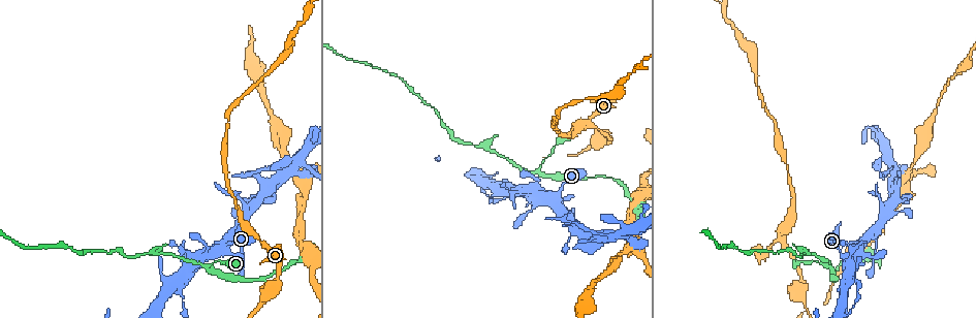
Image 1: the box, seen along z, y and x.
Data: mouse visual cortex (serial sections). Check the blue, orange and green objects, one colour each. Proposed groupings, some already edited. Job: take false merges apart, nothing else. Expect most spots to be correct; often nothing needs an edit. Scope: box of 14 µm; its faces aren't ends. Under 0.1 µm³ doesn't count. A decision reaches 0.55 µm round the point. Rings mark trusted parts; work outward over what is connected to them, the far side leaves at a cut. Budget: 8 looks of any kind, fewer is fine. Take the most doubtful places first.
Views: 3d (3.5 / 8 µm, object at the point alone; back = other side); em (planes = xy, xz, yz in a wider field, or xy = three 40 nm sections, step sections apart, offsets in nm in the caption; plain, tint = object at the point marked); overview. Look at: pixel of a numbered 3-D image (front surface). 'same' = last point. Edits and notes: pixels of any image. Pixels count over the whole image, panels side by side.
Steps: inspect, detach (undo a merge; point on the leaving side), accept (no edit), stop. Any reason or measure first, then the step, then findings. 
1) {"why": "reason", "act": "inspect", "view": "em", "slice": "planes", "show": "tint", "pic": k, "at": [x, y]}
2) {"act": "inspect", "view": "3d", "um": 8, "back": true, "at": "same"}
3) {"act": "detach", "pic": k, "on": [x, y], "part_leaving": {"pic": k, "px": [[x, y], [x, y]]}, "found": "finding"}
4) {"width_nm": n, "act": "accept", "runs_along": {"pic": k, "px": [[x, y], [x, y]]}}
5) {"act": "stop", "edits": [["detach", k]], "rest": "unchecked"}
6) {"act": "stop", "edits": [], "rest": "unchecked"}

{"act": "inspect", "view": "3d", "um": 8, "pic": 1, "at": [539, 171]}

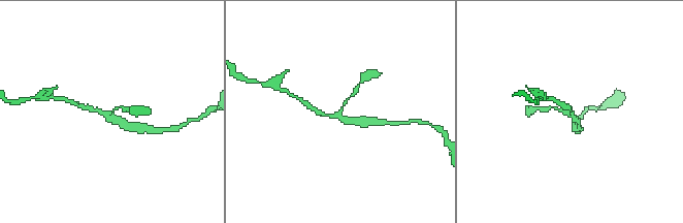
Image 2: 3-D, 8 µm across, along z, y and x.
{"why": "zoom in", "act": "inspect", "view": "3d", "um": 3.5, "back": true, "pic": 2, "at": [568, 113]}

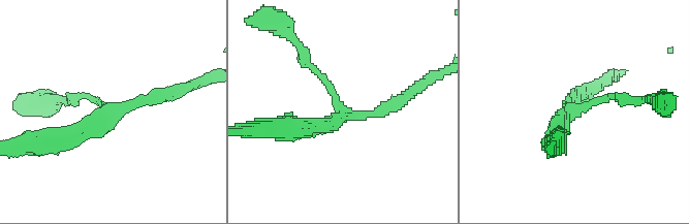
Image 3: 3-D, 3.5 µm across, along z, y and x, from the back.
{"act": "accept", "found": "all the same cell"}

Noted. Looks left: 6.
{"act": "inspect", "view": "3d", "um": 3.5, "pic": 1, "at": [778, 241]}

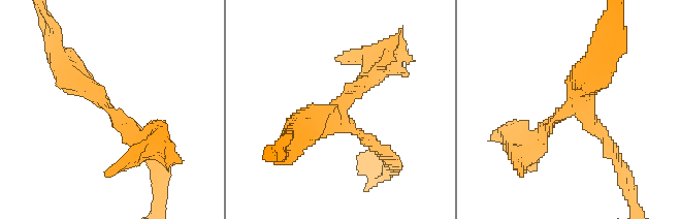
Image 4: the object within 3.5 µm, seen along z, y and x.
{"why": "now the EM", "act": "inspect", "view": "em", "slice": "planes", "show": "tint", "pic": 4, "at": [112, 114]}

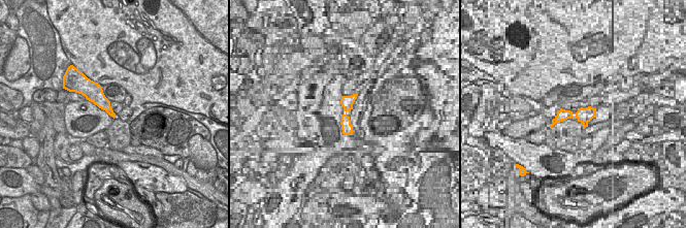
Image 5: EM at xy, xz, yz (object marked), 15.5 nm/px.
{"act": "accept", "runs_along": {"pic": 4, "px": [[375, 68], [344, 102], [344, 121], [385, 150]]}, "found": "one cell here"}

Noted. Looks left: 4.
{"why": "sharp bend", "act": "inspect", "view": "3d", "um": 8, "back": true, "pic": 1, "at": [894, 168]}

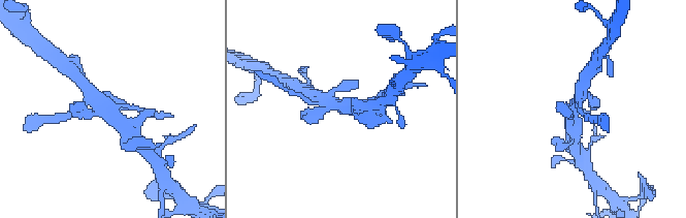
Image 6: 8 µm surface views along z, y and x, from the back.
{"why": "zoom in", "act": "inspect", "view": "3d", "um": 3.5, "pic": 6, "at": [338, 105]}

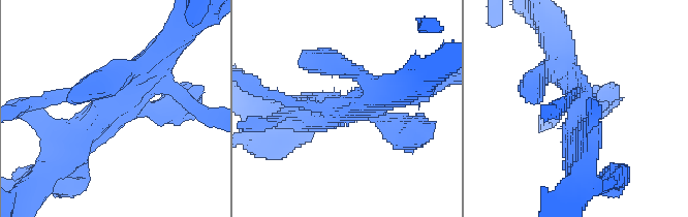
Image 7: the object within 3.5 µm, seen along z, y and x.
{"act": "inspect", "view": "em", "slice": "xy", "step": 2, "show": "tint", "pic": 7, "at": [117, 97]}

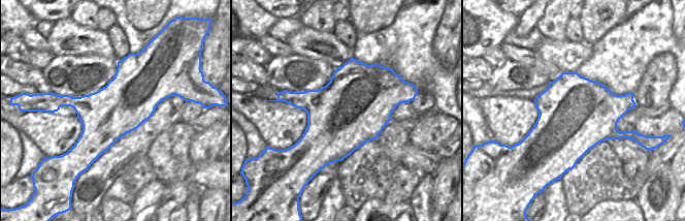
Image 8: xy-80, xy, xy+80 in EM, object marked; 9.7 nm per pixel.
{"act": "accept", "runs_along": {"pic": 7, "px": [[69, 149], [164, 48]]}, "found": "one cell here"}

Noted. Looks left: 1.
{"act": "stop", "edits": [], "rest": "unchecked"}

